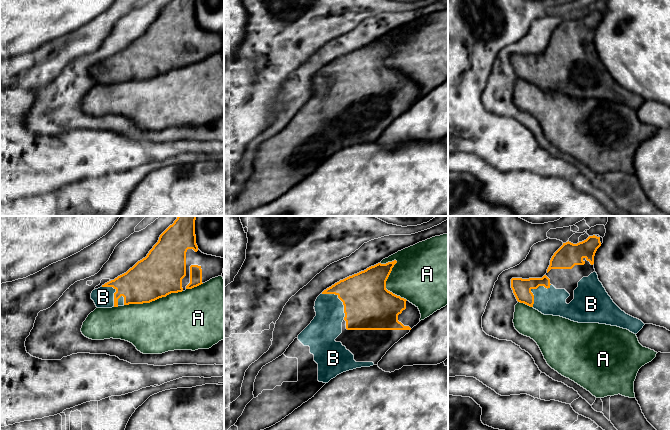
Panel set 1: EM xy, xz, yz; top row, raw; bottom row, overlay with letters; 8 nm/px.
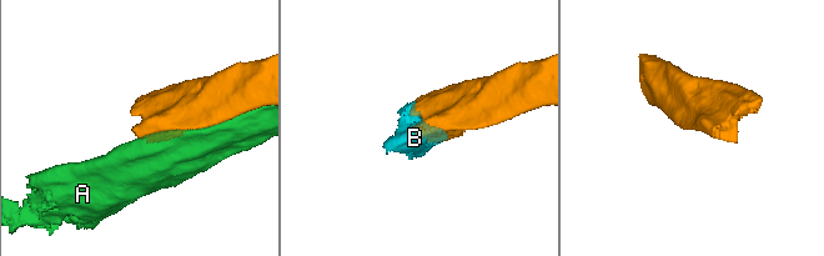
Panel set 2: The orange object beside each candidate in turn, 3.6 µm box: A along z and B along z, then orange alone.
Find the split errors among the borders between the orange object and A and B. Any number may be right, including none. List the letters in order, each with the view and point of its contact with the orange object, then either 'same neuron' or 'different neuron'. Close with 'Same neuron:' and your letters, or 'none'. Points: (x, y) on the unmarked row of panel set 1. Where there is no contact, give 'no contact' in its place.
A: xz (388, 52) | different neuron
B: xz (340, 75) | same neuron
Same neuron: B

